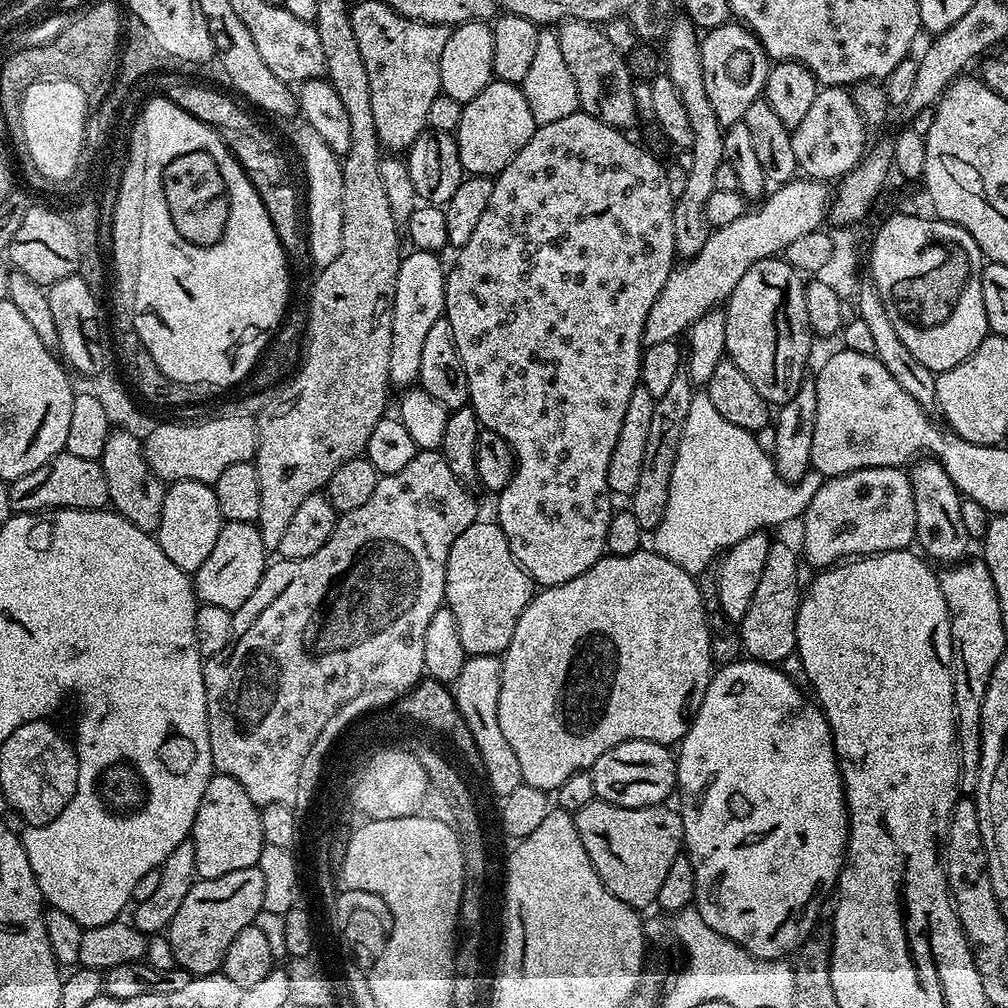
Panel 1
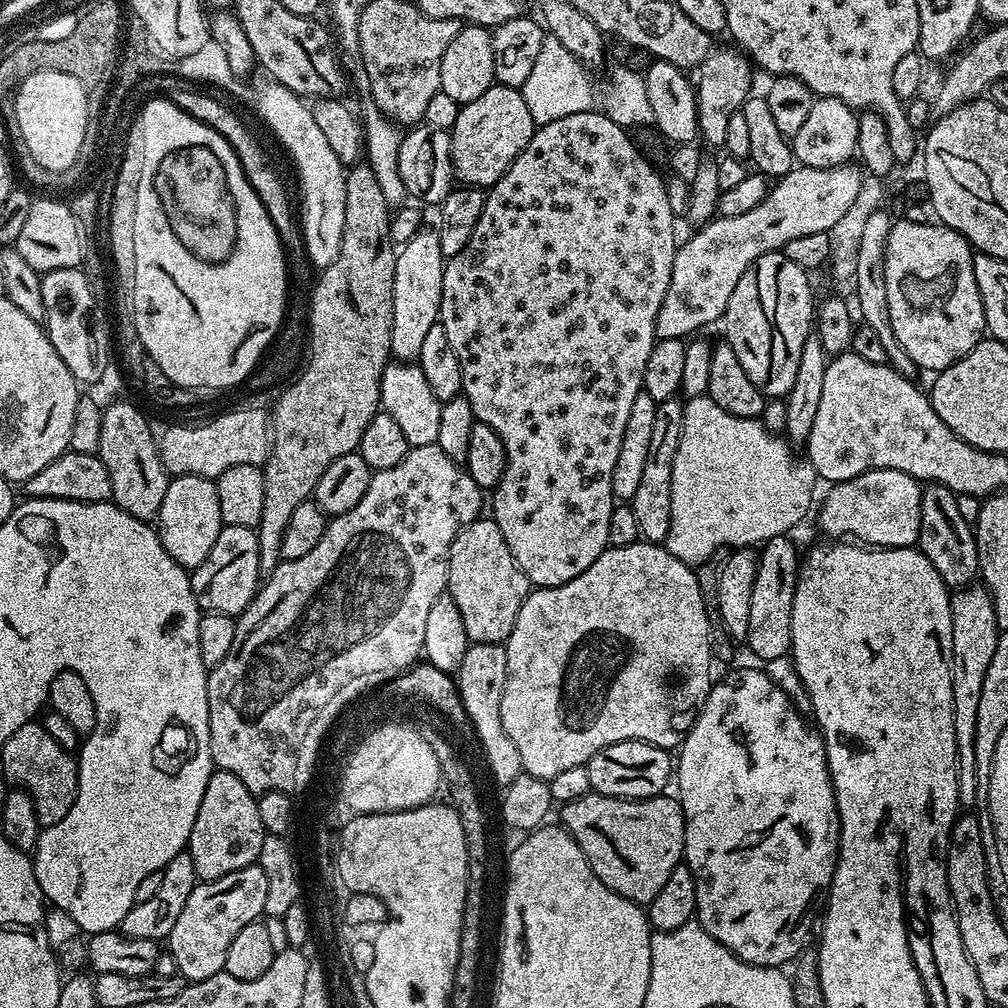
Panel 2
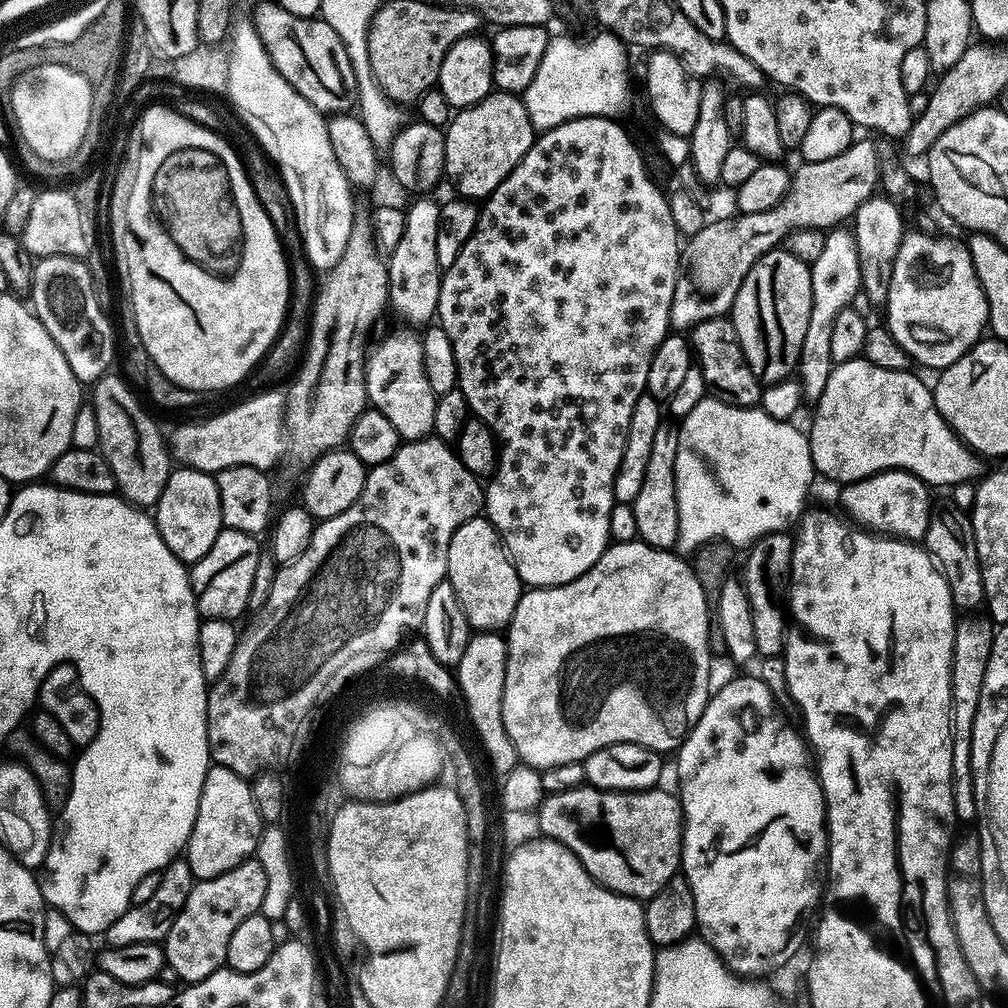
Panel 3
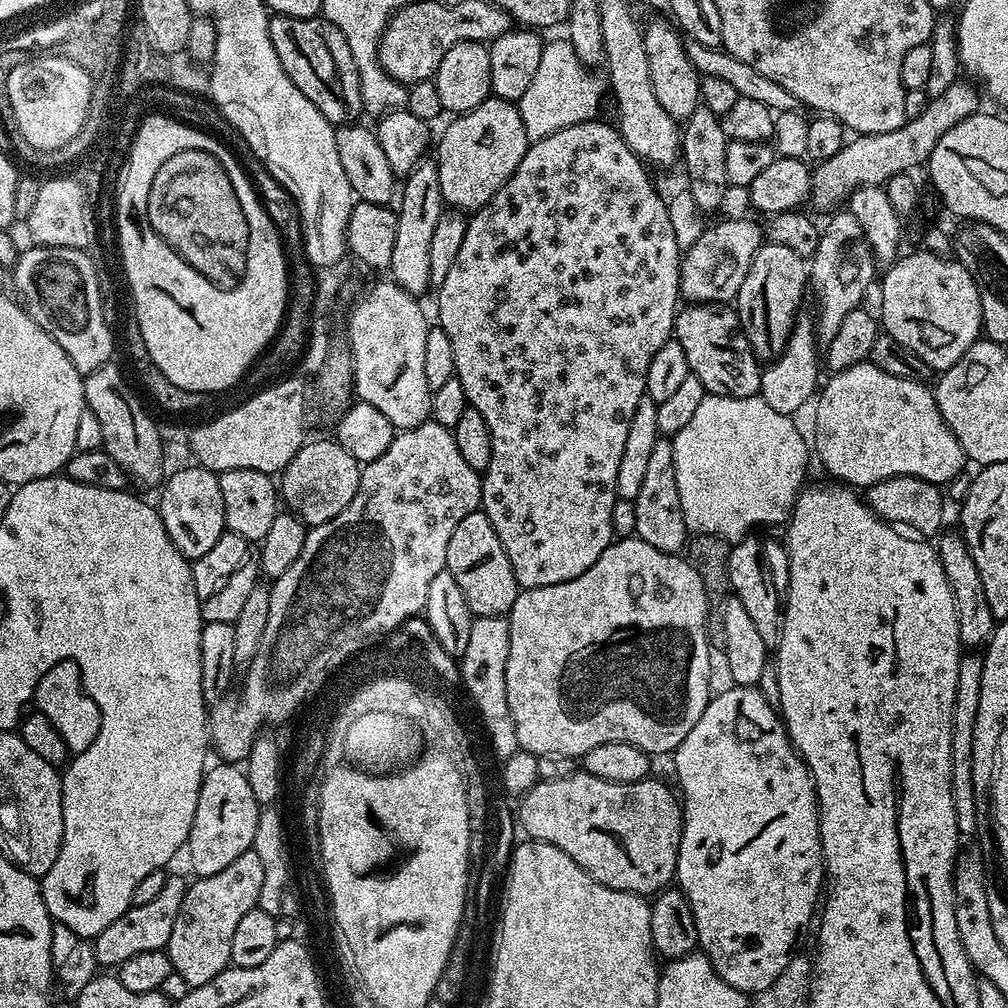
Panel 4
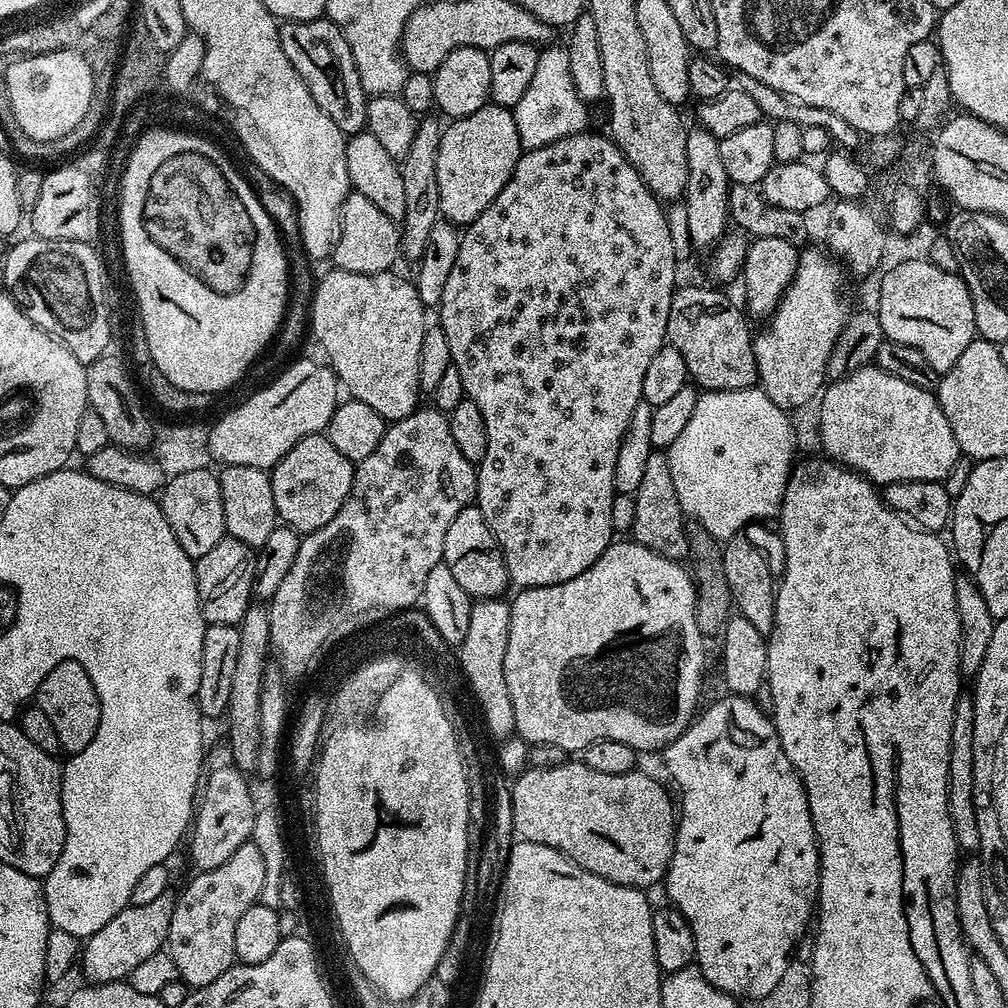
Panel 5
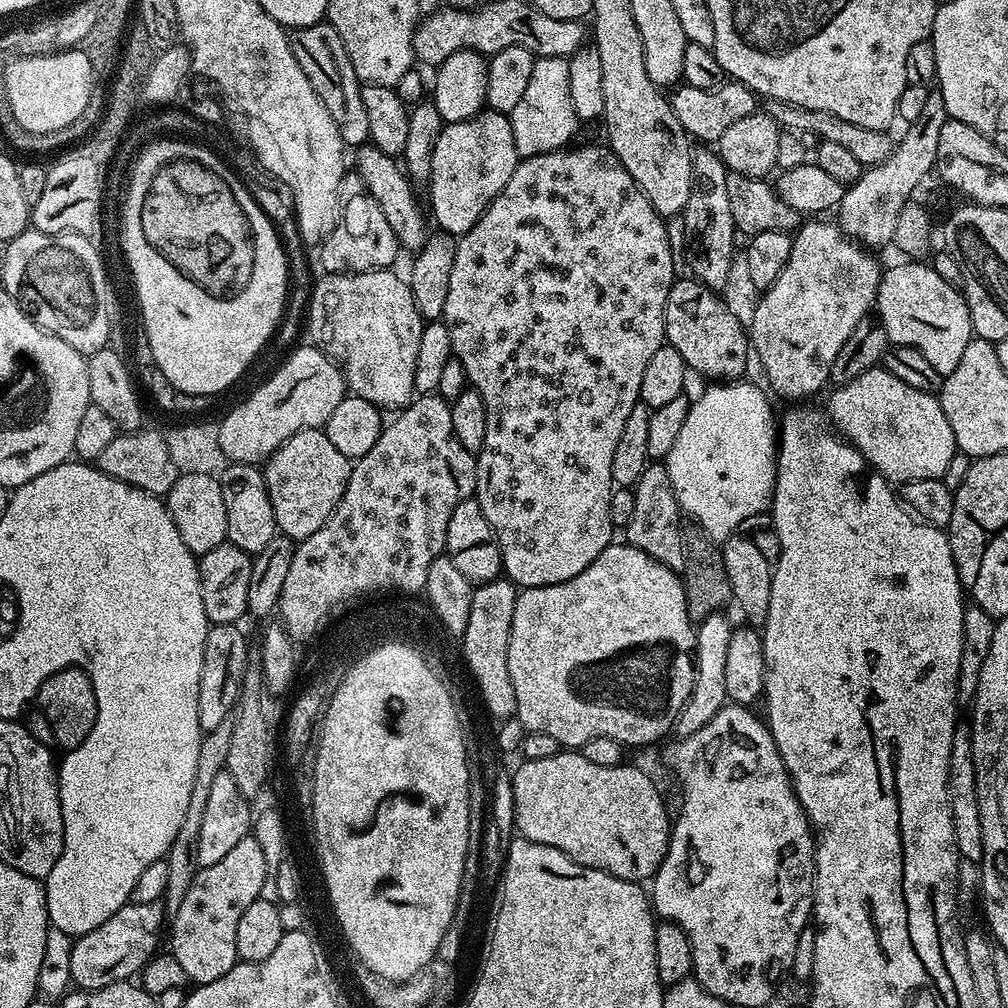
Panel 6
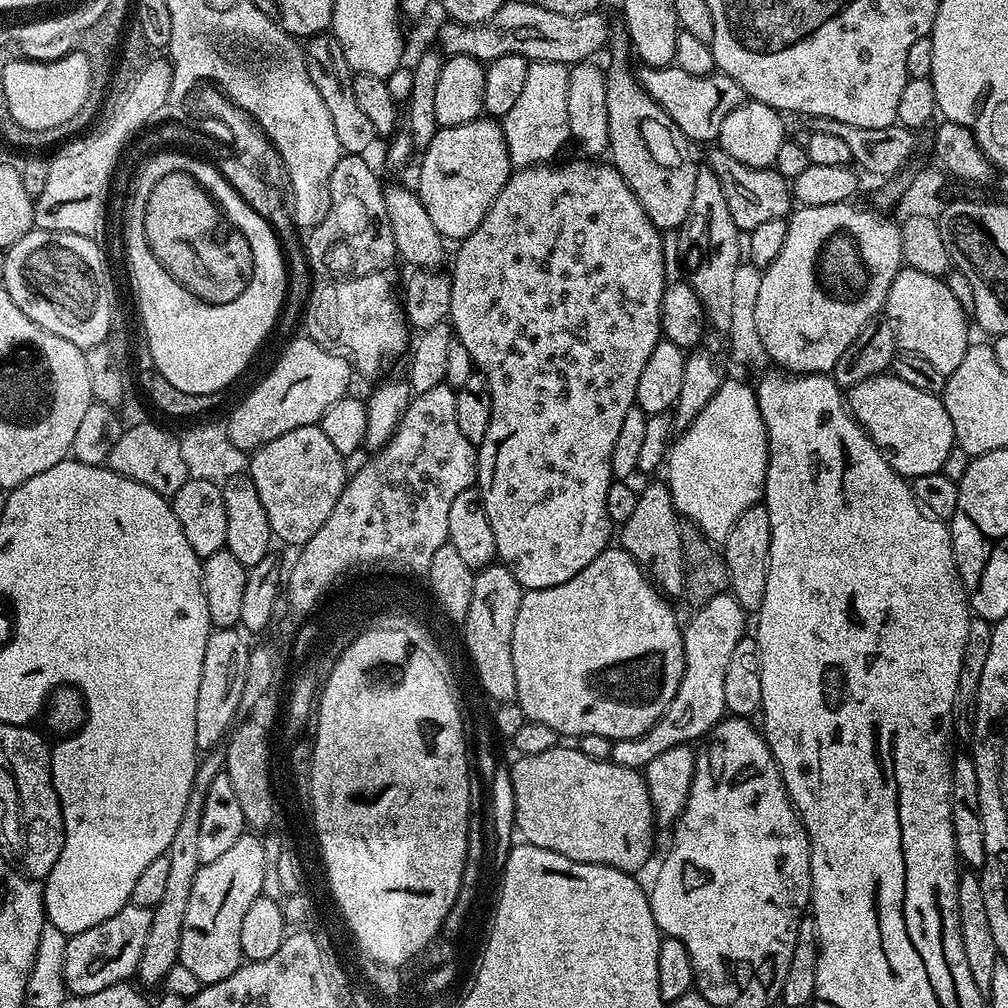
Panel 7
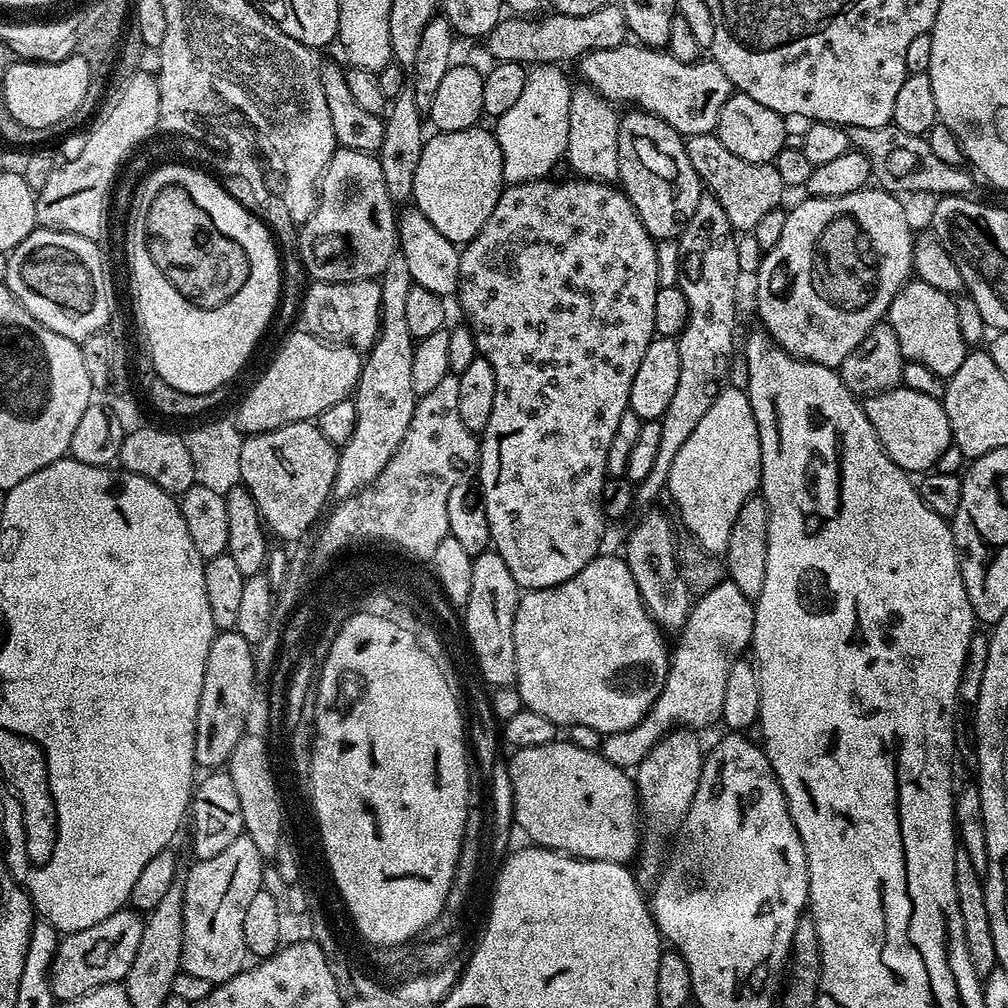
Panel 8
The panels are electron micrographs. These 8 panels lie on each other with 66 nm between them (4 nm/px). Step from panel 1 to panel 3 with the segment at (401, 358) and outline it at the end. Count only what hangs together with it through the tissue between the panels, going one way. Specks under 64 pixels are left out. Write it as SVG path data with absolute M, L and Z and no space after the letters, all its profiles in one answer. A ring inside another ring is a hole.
M420 194L412 205L407 205L404 213L404 229L402 238L398 246L387 257L388 265L388 298L391 307L396 307L397 312L404 320L409 320L412 324L424 326L436 316L436 307L438 306L438 290L440 289L440 277L442 270L438 266L438 254L435 248L438 243L438 226L440 225L440 204L432 201L428 194Z

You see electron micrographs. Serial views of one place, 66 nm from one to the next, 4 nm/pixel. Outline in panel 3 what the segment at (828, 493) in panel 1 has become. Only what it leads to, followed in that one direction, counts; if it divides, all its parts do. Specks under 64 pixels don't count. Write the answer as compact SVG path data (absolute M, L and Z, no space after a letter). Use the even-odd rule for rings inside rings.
M879 472L870 478L843 485L839 491L839 507L859 527L872 534L920 542L934 515L929 485L909 472Z

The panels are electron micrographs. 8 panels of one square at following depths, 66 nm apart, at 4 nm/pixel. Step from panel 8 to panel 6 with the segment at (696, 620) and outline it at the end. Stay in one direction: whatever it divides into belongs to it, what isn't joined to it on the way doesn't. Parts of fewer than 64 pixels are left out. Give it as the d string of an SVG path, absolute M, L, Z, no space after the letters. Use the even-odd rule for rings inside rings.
M723 611L710 614L705 620L699 621L696 628L696 650L694 663L696 666L696 677L692 683L690 698L682 706L682 710L676 715L674 721L674 732L677 737L683 738L702 730L714 714L724 707L728 700L726 694L726 653L730 647L730 634L734 624L724 617Z

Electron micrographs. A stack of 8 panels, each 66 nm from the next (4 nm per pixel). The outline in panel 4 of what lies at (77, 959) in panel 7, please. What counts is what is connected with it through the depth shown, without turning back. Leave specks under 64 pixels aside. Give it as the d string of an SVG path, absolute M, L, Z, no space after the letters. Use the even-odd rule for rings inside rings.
M169 874L162 886L162 891L151 902L133 904L122 918L114 918L102 934L94 937L96 943L96 960L105 964L105 969L115 969L126 958L134 958L134 954L144 954L146 950L167 949L170 933L174 931L174 918L178 918L178 910L182 910L182 902L188 893L189 881L180 876Z

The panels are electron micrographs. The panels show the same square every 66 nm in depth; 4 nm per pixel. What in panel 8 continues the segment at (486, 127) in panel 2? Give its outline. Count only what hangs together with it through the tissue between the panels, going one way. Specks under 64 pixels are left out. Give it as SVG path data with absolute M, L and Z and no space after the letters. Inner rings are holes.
M484 126L454 130L453 132L436 132L429 135L424 142L422 158L418 158L418 170L414 170L414 190L411 203L426 218L442 238L451 244L463 246L469 244L486 226L486 218L494 214L494 206L498 206L498 198L504 192L506 181L502 170L502 150L496 141L495 131L484 129Z

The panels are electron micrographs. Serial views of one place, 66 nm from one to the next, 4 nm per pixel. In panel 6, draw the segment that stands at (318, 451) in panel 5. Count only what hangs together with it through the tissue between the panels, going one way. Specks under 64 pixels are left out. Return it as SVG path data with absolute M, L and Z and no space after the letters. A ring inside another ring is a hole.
M303 428L298 430L274 454L263 461L262 471L266 482L266 494L270 494L270 506L274 506L274 522L279 535L289 536L294 542L310 538L314 530L318 530L332 517L336 507L340 505L340 499L344 497L344 491L348 485L348 479L352 473L353 461L341 454L330 438L326 438L323 428Z

